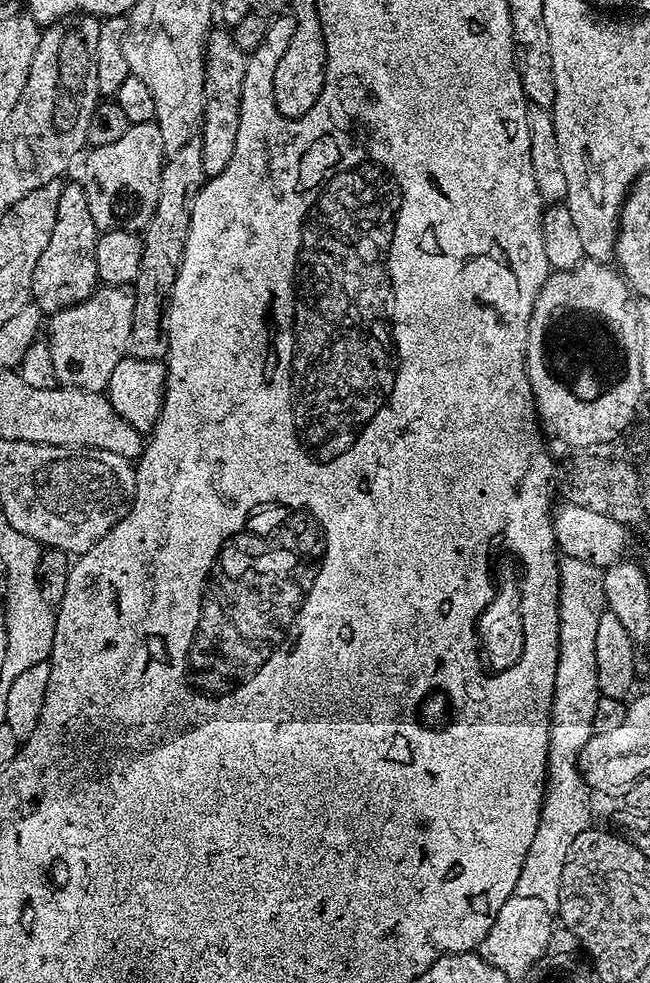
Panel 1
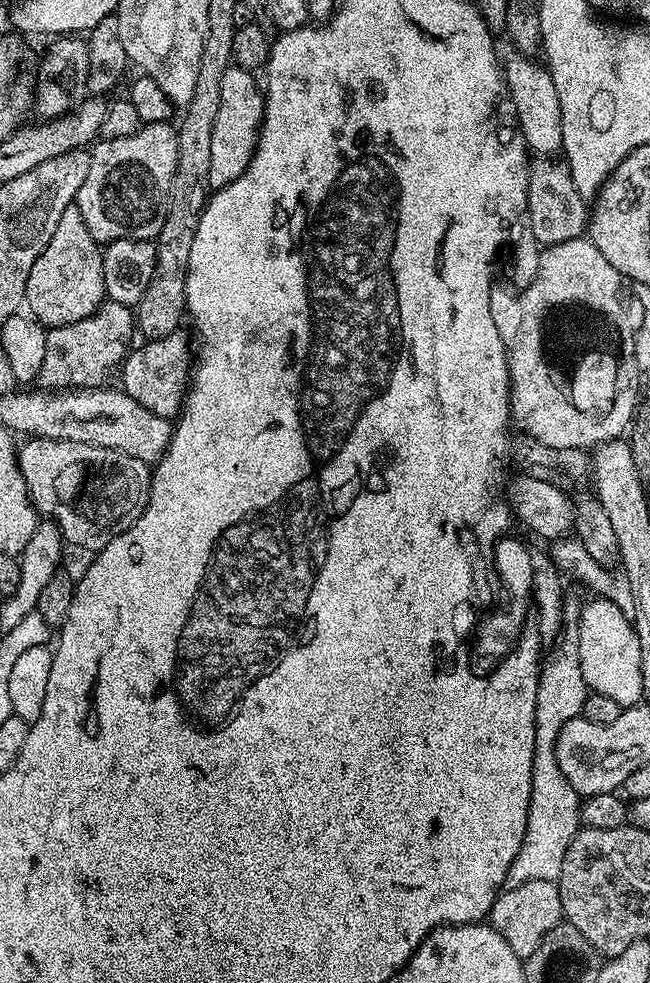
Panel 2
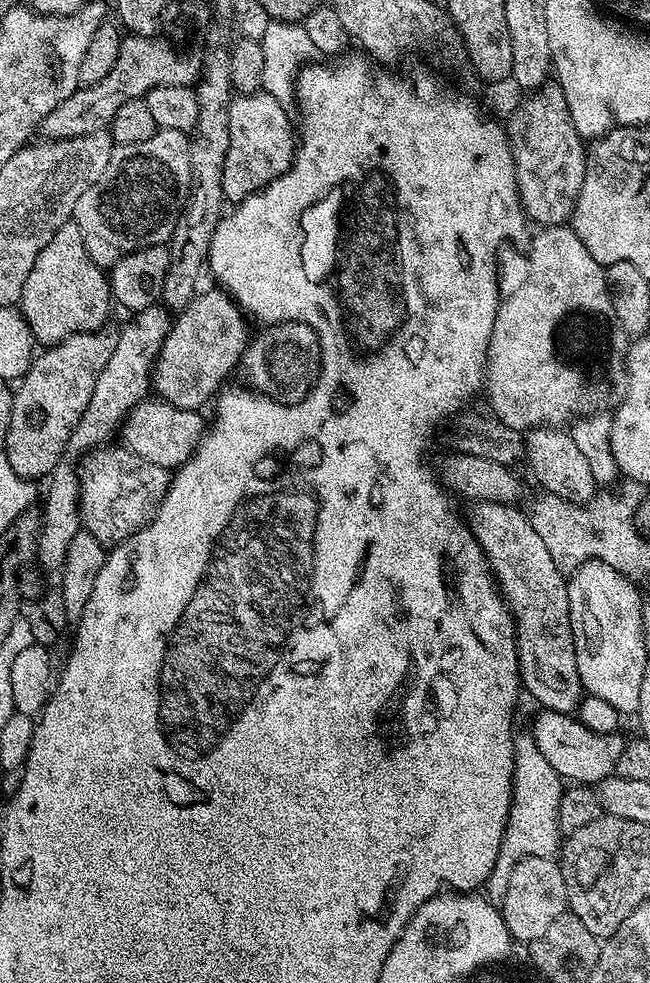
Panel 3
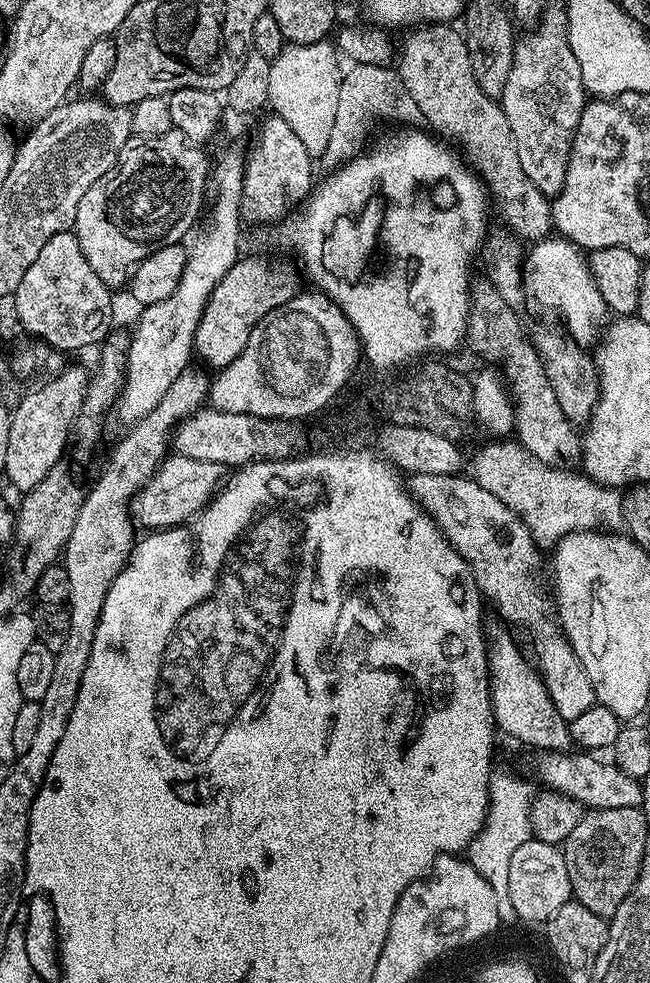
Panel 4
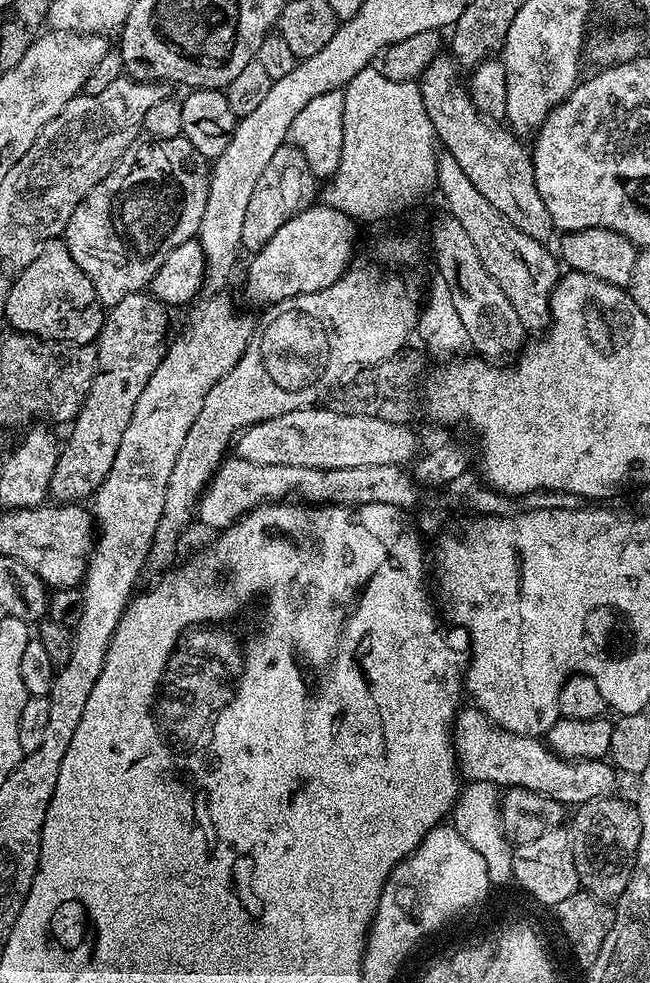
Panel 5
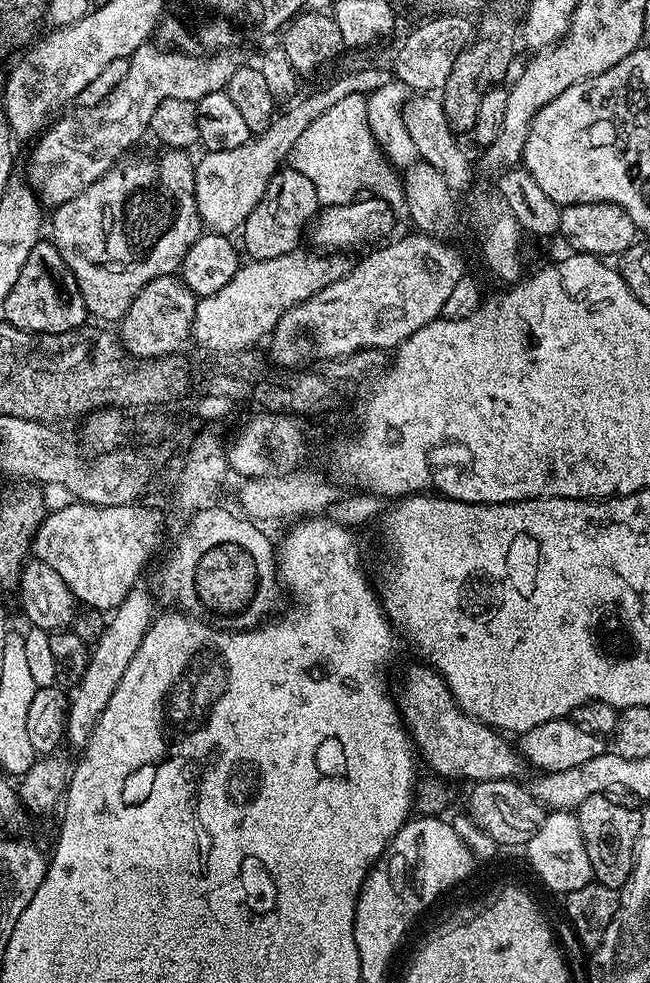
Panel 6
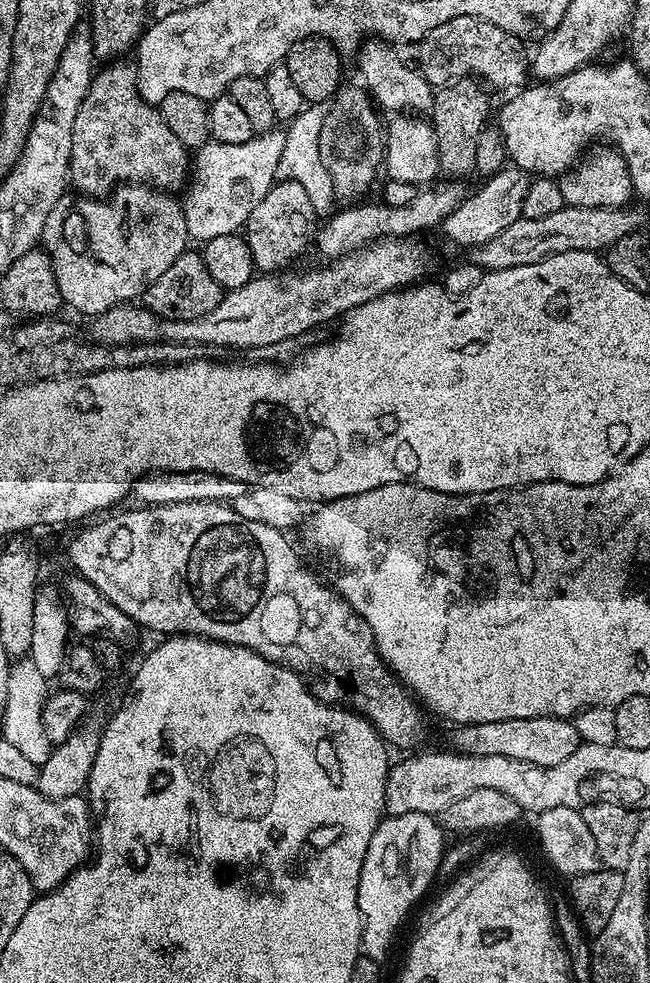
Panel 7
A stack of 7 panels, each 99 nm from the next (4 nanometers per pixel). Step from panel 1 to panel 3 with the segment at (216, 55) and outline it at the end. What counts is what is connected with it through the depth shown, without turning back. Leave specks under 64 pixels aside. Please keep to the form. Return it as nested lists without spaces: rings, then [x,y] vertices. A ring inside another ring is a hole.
[[[266,91],[233,95],[230,114],[230,150],[226,150],[222,190],[228,202],[239,202],[265,188],[292,167],[298,147],[294,124],[288,121],[285,101]]]

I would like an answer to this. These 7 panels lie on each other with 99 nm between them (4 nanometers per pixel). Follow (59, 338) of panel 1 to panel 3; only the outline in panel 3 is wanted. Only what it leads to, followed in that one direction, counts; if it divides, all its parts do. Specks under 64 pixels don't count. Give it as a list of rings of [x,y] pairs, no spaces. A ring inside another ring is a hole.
[[[112,326],[99,328],[96,332],[79,332],[70,338],[66,338],[62,342],[45,347],[43,349],[44,353],[41,354],[40,352],[39,355],[33,359],[28,368],[28,372],[19,379],[12,393],[12,413],[10,414],[10,422],[8,423],[8,433],[2,442],[2,448],[4,448],[4,452],[2,452],[3,459],[7,460],[8,465],[10,465],[18,475],[24,477],[26,480],[36,482],[39,481],[39,476],[45,475],[44,477],[47,477],[49,474],[52,474],[47,474],[47,472],[55,470],[56,463],[60,460],[60,455],[66,452],[68,448],[68,439],[72,436],[73,428],[78,426],[78,422],[82,418],[86,406],[90,406],[90,394],[94,394],[94,382],[98,382],[98,374],[102,374],[102,366],[106,366],[106,362],[110,362],[110,354],[114,354],[114,346],[118,346],[119,337],[119,331],[117,331],[115,327],[112,329]]]

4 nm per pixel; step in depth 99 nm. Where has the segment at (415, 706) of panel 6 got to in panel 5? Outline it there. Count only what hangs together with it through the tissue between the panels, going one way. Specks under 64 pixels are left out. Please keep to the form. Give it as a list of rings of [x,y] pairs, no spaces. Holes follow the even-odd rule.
[[[475,706],[461,707],[456,713],[452,749],[456,751],[459,775],[468,782],[490,782],[501,789],[534,790],[534,794],[554,798],[565,806],[579,806],[617,791],[618,772],[607,759],[564,760],[543,739],[514,734],[498,726]]]

